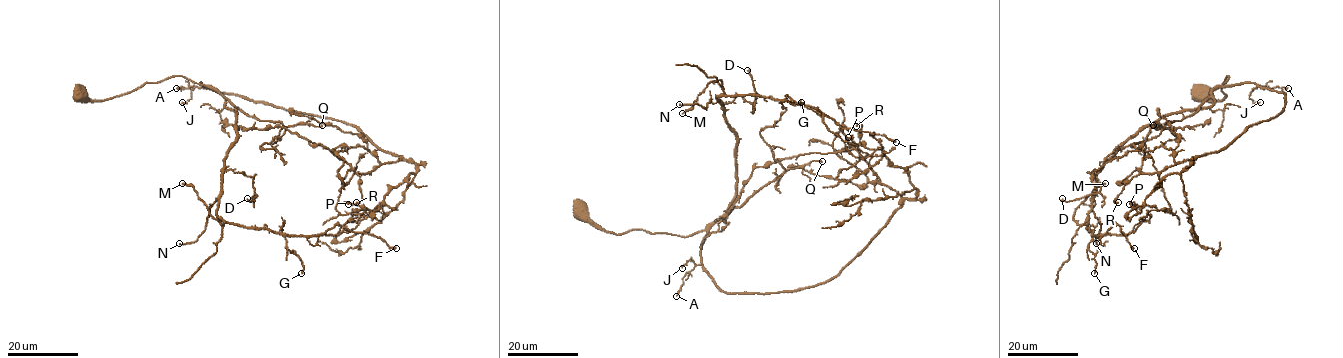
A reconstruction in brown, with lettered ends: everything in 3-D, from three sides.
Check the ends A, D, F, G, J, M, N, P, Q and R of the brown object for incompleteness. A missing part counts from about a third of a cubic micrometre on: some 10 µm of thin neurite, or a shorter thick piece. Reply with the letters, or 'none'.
M, N, Q

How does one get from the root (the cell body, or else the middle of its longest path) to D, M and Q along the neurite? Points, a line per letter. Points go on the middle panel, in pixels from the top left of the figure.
D: (580, 208), (617, 234), (687, 237), (725, 222), (736, 134), (724, 105), (741, 95), (754, 108), (747, 70)
M: (580, 208), (617, 234), (687, 237), (725, 222), (736, 134), (717, 99), (721, 87), (710, 82), (682, 113)
Q: (580, 208), (594, 224), (617, 234), (644, 230), (687, 237), (708, 230), (786, 170), (822, 161)

